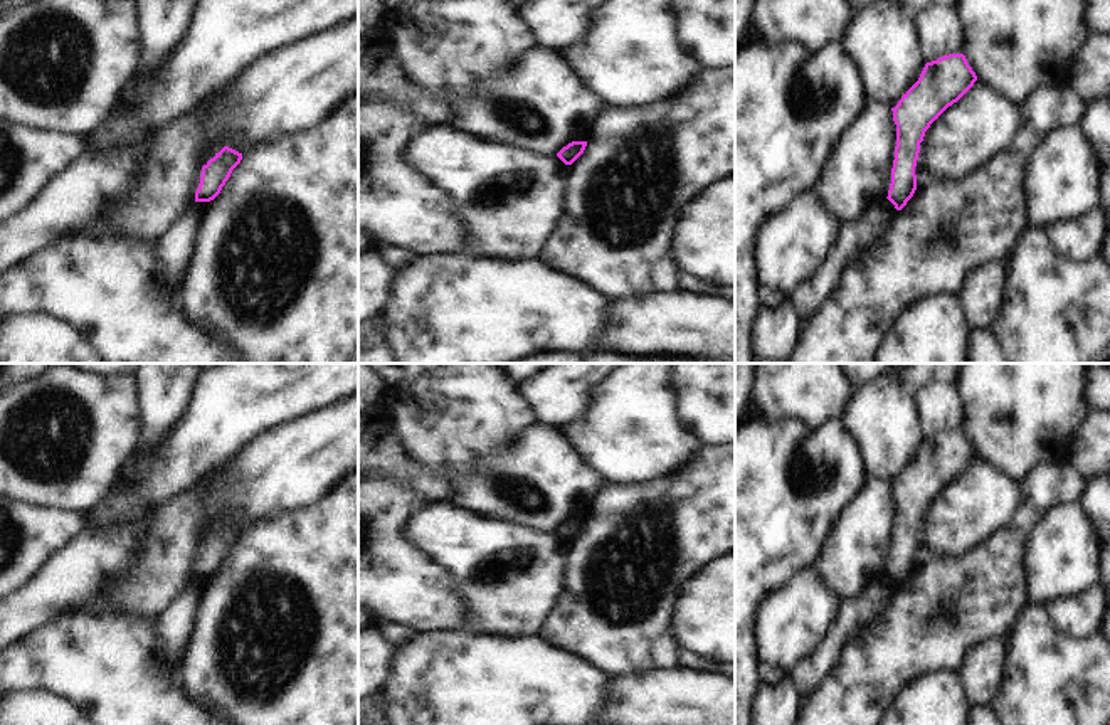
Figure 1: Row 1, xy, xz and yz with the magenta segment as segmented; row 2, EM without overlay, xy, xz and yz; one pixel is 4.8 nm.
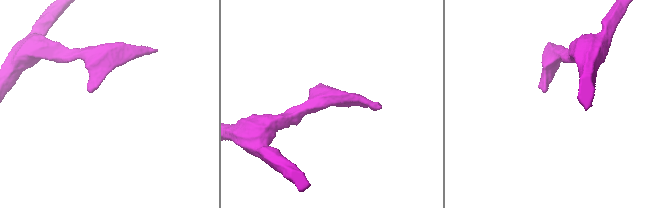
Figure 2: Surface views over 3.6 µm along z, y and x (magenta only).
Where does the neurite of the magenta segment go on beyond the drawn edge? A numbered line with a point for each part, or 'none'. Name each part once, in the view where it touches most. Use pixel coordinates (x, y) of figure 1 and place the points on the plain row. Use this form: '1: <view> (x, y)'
none

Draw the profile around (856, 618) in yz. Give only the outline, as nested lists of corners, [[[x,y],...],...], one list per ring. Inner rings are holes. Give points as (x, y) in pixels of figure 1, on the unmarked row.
[[[886,575],[858,599],[839,604],[816,651],[792,669],[790,680],[801,700],[816,695],[826,678],[838,671],[848,646],[885,624],[895,592],[896,585]]]

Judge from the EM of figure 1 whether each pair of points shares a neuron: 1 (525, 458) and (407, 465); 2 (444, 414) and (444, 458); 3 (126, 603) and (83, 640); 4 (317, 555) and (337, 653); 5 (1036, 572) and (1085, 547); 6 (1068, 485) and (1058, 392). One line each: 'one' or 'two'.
1: one
2: one
3: two
4: one
5: one
6: two

